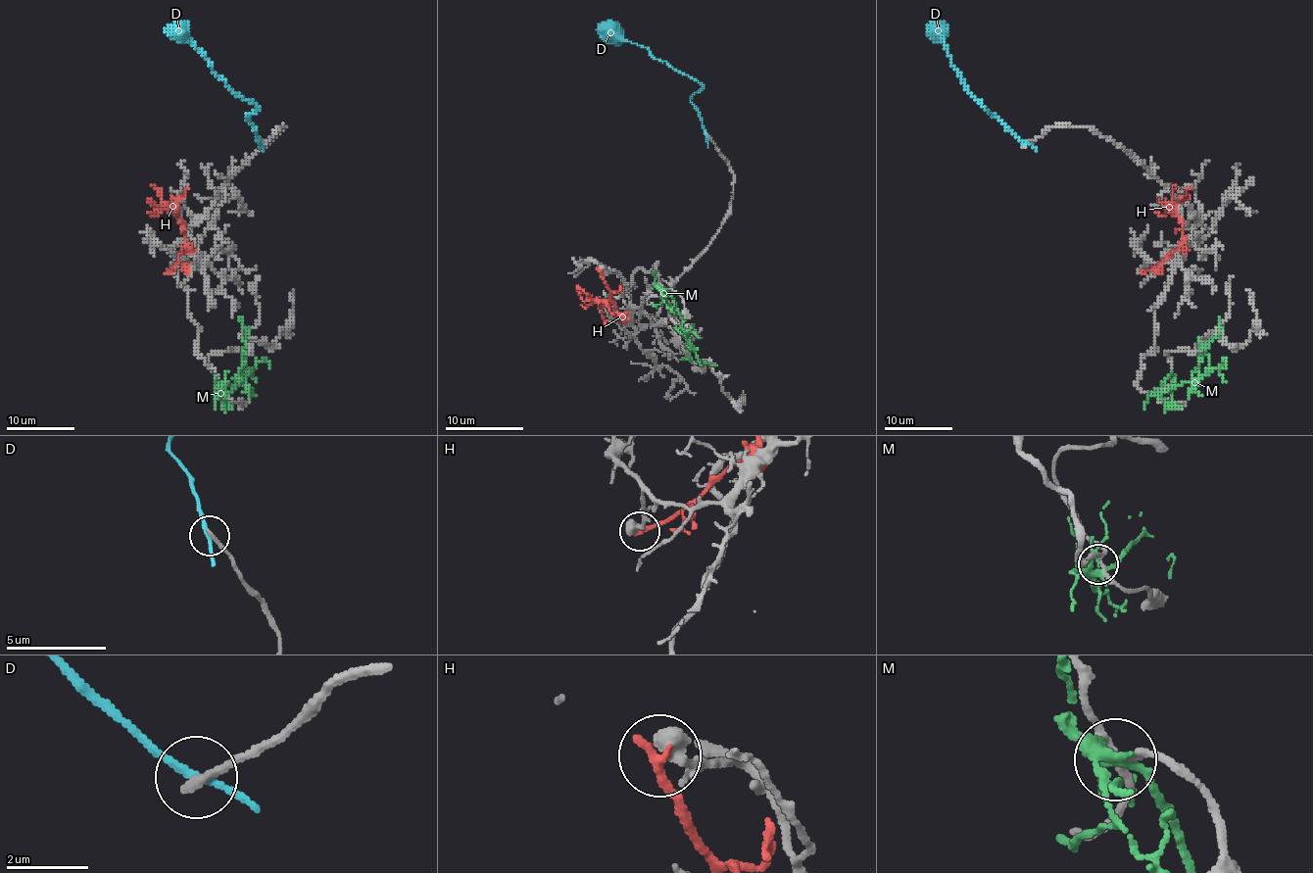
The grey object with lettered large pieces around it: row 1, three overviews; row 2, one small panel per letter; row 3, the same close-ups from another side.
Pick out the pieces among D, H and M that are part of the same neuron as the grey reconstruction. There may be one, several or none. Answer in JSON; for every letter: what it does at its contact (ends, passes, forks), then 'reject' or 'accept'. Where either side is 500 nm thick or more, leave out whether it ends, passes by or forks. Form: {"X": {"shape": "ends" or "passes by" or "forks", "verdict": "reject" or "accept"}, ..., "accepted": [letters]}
{"D": {"shape": "passes by", "verdict": "reject"}, "H": {"verdict": "reject"}, "M": {"shape": "forks", "verdict": "reject"}, "accepted": []}

